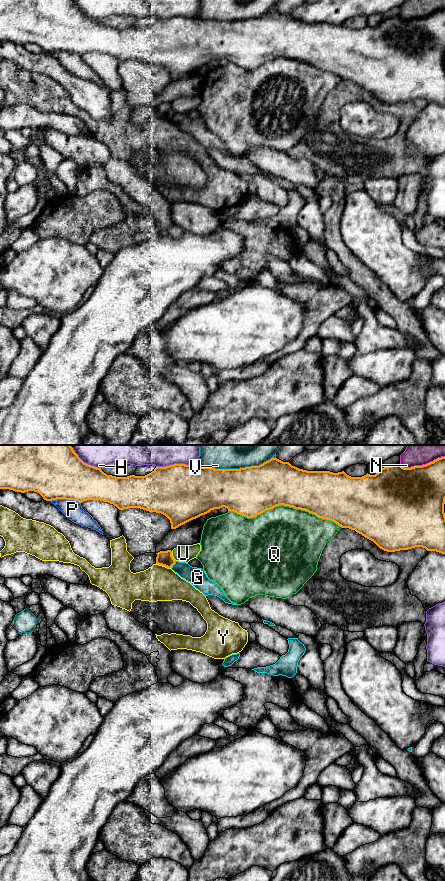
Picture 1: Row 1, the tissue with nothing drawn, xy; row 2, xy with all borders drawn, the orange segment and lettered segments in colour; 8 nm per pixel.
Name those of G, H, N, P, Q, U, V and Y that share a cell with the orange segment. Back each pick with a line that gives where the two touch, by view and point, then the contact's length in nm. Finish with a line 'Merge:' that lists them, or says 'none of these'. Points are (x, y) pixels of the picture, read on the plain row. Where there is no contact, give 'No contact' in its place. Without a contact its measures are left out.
Merge: none of these

